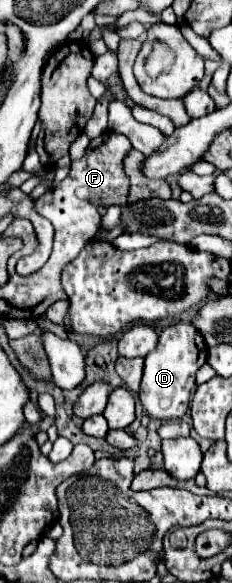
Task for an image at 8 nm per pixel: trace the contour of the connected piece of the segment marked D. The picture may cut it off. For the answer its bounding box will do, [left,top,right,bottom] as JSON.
[138,323,208,421]

